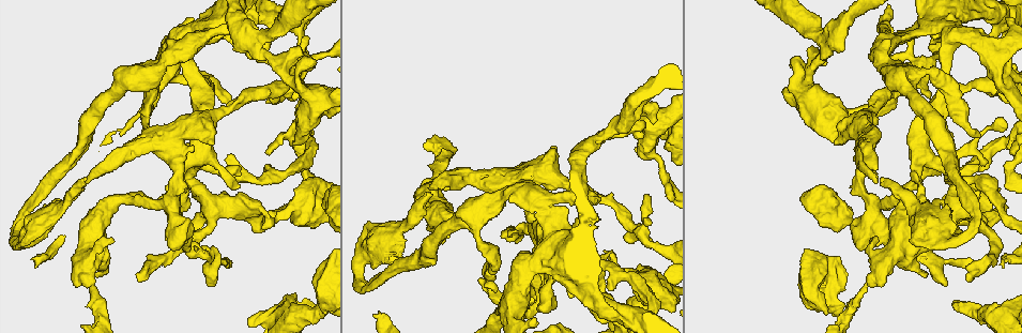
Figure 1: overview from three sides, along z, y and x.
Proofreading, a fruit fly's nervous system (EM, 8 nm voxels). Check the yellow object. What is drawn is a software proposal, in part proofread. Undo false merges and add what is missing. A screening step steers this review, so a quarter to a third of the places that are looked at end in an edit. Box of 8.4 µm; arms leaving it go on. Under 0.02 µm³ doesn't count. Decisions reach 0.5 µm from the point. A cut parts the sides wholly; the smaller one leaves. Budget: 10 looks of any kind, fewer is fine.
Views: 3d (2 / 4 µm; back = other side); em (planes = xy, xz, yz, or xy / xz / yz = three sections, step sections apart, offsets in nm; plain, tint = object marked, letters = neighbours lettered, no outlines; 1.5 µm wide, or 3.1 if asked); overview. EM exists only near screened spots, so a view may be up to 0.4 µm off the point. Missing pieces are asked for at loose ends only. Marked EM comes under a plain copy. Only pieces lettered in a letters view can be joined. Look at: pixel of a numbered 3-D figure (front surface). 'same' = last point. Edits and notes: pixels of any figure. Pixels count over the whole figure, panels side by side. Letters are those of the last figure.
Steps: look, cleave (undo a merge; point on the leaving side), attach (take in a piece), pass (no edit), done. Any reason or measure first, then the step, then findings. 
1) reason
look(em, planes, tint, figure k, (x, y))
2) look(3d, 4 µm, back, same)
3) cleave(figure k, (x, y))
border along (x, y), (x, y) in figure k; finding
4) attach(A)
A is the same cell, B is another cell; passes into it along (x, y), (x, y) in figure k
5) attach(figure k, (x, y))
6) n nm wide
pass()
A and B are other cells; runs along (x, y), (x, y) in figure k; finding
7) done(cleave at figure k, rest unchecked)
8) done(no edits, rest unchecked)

a narrow waist
look(em, xy, step 8, tint, figure 1, (562, 247))

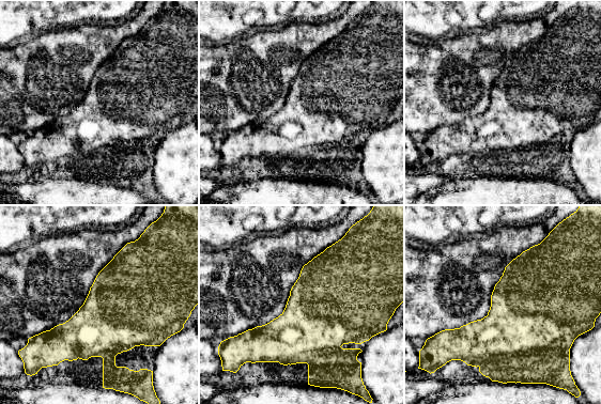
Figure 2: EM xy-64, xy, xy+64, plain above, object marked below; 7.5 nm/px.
look(em, yz, step 8, letters, same)

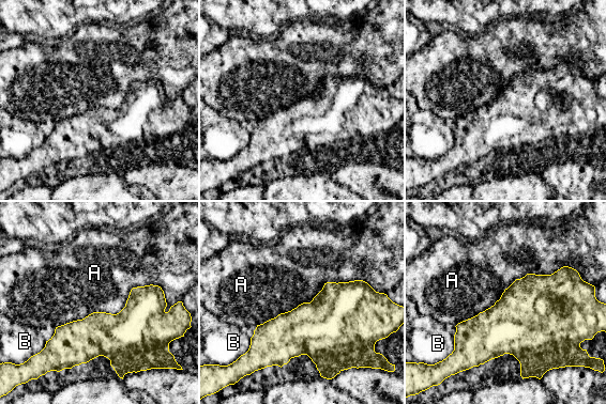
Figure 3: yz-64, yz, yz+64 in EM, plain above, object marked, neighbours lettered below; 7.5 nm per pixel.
pass()
A and B are other cells; border along (162, 288), (56, 327) in figure 3; continuous, no second neuron

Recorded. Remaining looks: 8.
look(3d, 2 µm, figure 1, (646, 196))

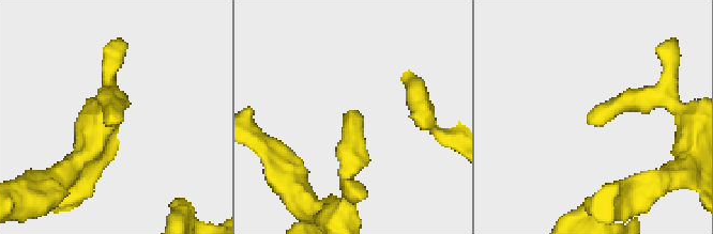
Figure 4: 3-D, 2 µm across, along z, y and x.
shape alone is not enough
look(em, planes, letters, figure 4, (589, 122))

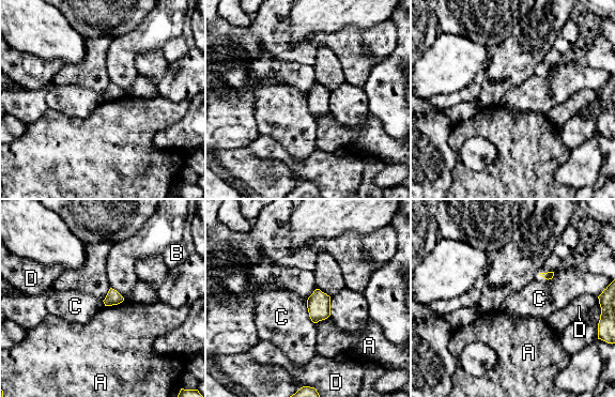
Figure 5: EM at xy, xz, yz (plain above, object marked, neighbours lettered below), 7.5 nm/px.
C touches over 190 nm
pass()
A, B, C and D are other cells; border along (123, 300), (117, 304), (106, 306) in figure 5; none of them fits

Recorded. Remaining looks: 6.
abrupt turn
look(em, planes, letters, figure 1, (266, 218))

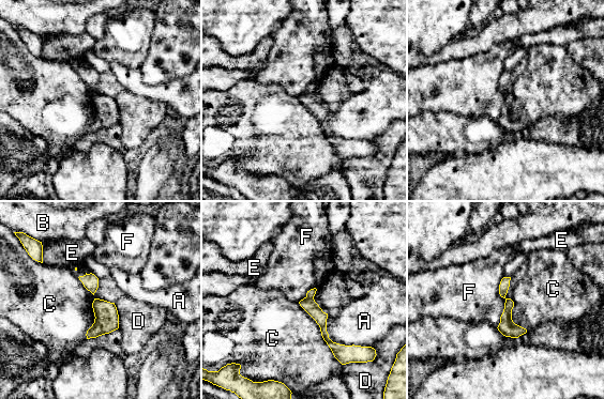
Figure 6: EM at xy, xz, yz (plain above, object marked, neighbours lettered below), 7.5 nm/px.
cleave(figure 6, (308, 304))
A, B, C, D, E and F are other cells; the part that leaves runs along (306, 300), (341, 356) in figure 6; two neurons meet here

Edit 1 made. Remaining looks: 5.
long arm stops here
look(3d, 4 µm, figure 1, (968, 279))

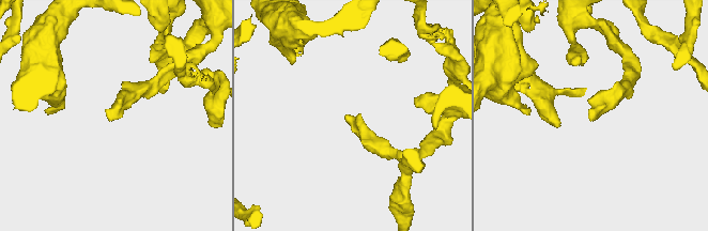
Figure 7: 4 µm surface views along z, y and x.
look(em, xz, step 8, letters, figure 7, (592, 119))

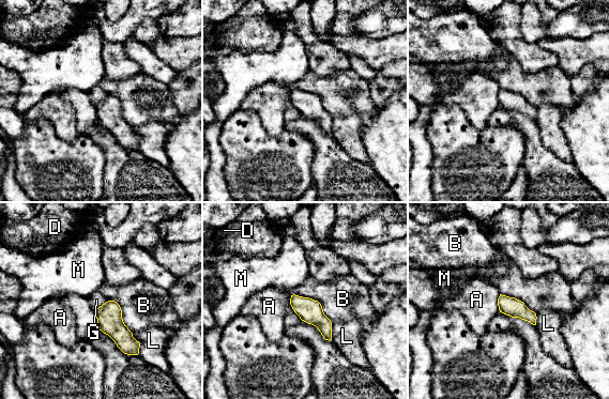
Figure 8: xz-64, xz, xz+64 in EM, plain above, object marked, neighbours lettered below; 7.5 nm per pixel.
pass()
A, B, D, G, L and M are other cells; border along (132, 333), (139, 342), (138, 354) in figure 8; no lettered piece goes on from it

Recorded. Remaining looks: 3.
done(cleave at figure 6, rest unchecked)

